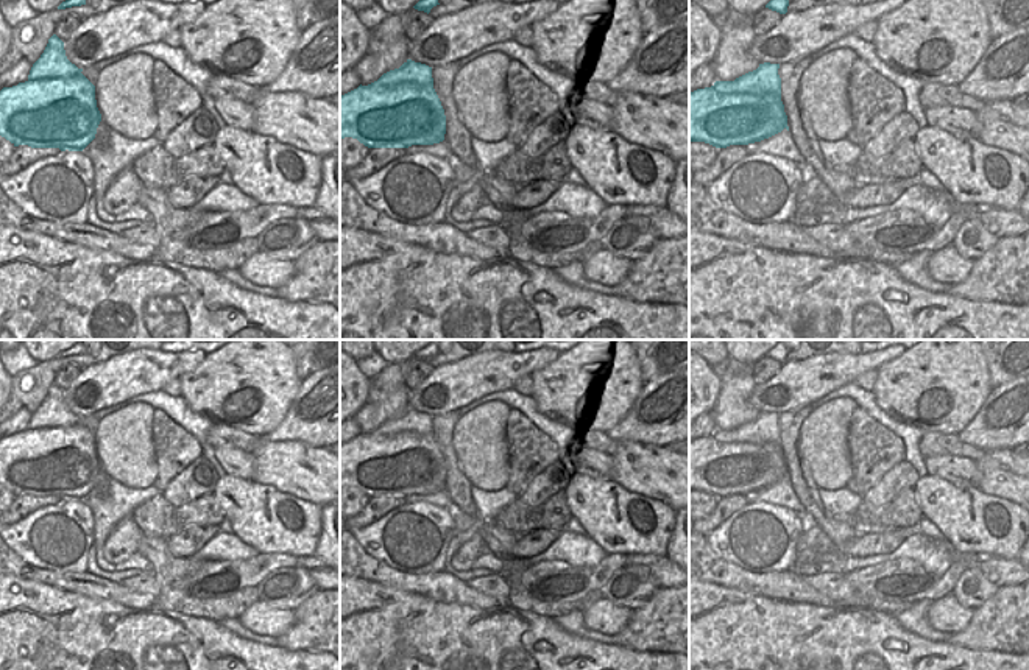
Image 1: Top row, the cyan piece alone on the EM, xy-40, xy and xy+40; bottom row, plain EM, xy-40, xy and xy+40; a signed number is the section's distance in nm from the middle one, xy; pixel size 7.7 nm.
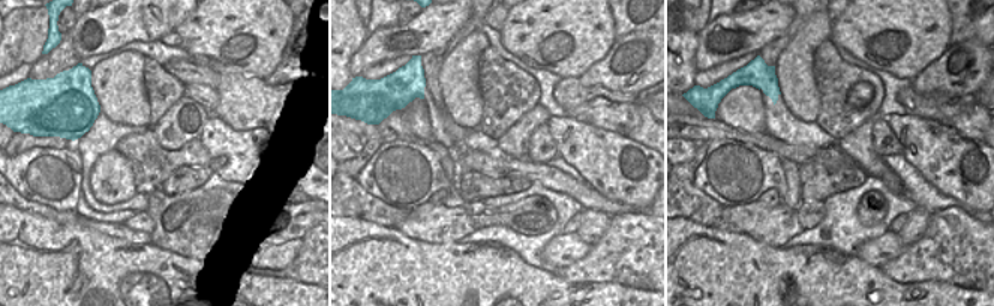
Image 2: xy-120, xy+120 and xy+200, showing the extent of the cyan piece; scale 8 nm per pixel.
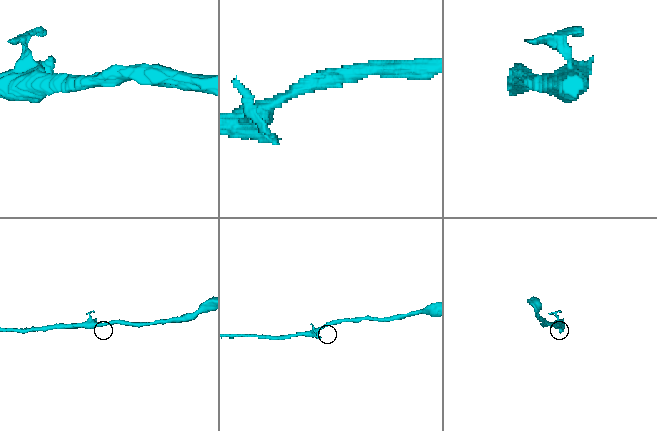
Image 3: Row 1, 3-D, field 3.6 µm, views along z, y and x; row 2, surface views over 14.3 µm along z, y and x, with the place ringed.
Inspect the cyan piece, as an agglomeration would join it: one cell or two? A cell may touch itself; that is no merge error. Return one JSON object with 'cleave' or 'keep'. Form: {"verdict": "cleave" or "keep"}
{"verdict": "cleave"}

